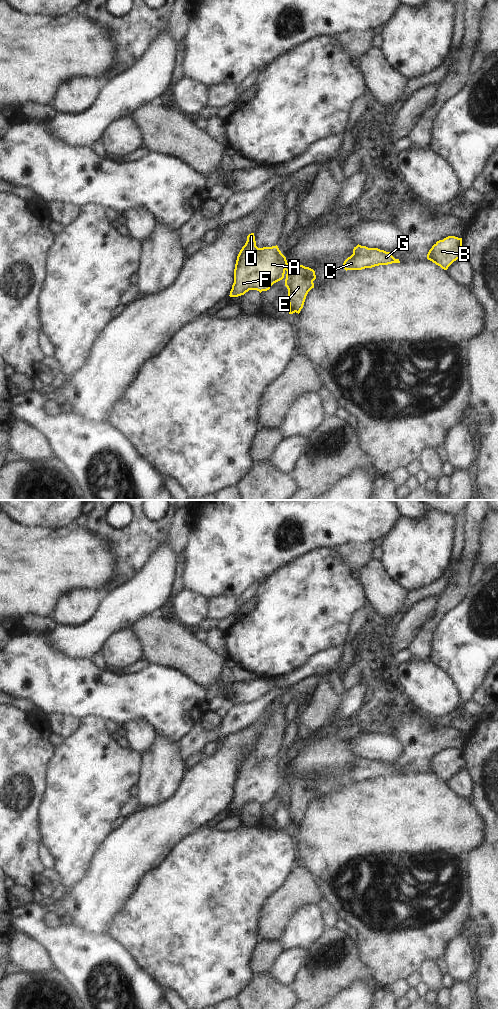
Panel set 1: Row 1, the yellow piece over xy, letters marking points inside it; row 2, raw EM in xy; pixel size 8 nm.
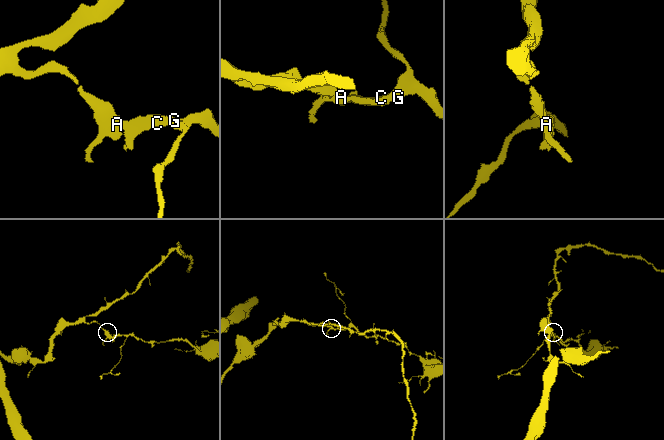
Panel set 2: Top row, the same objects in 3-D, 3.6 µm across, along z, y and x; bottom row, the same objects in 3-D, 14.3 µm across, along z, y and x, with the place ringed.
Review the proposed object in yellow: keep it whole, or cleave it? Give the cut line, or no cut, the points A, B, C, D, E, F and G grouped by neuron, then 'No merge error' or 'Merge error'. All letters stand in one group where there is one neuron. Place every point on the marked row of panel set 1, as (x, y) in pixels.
No split. Groups: A B C D E F G. No merge error

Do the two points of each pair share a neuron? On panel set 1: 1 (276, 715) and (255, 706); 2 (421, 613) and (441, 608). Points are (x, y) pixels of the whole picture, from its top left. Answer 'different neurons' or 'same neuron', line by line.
1: different neurons
2: different neurons

